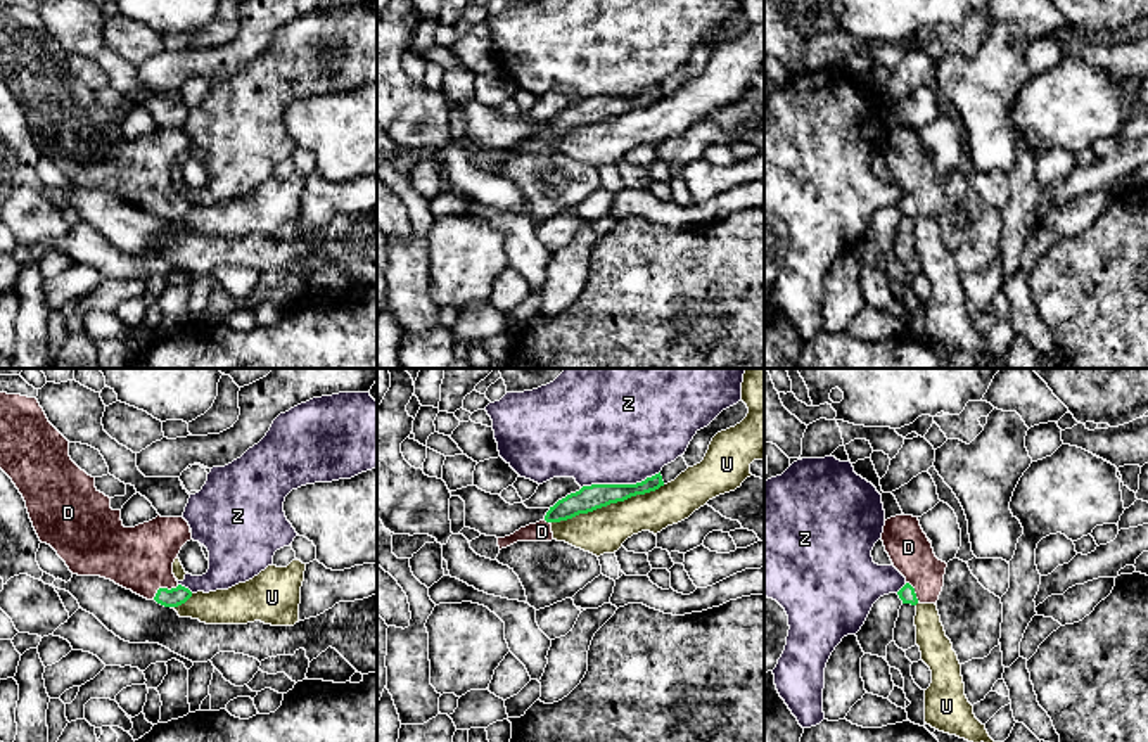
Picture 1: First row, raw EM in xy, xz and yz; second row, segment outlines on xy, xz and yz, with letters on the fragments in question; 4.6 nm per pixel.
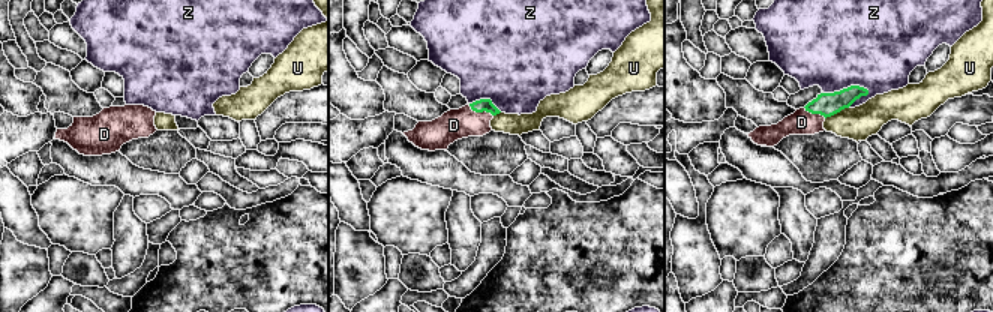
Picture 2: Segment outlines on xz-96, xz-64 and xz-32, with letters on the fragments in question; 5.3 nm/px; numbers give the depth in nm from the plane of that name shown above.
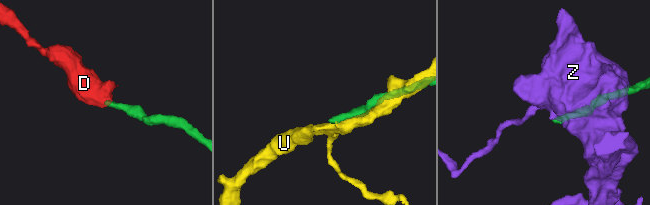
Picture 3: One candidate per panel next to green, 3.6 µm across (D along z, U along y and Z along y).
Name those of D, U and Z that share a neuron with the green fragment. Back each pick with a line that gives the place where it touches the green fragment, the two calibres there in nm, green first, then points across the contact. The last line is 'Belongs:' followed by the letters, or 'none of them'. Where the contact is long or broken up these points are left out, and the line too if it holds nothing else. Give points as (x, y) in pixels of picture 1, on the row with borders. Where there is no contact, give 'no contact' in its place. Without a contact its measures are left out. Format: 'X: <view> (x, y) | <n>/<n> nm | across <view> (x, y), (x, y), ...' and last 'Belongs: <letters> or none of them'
D: xy (163, 588) | 90/300 nm | across xy (178, 595), (172, 595), (163, 588), (140, 559)
Belongs: D

